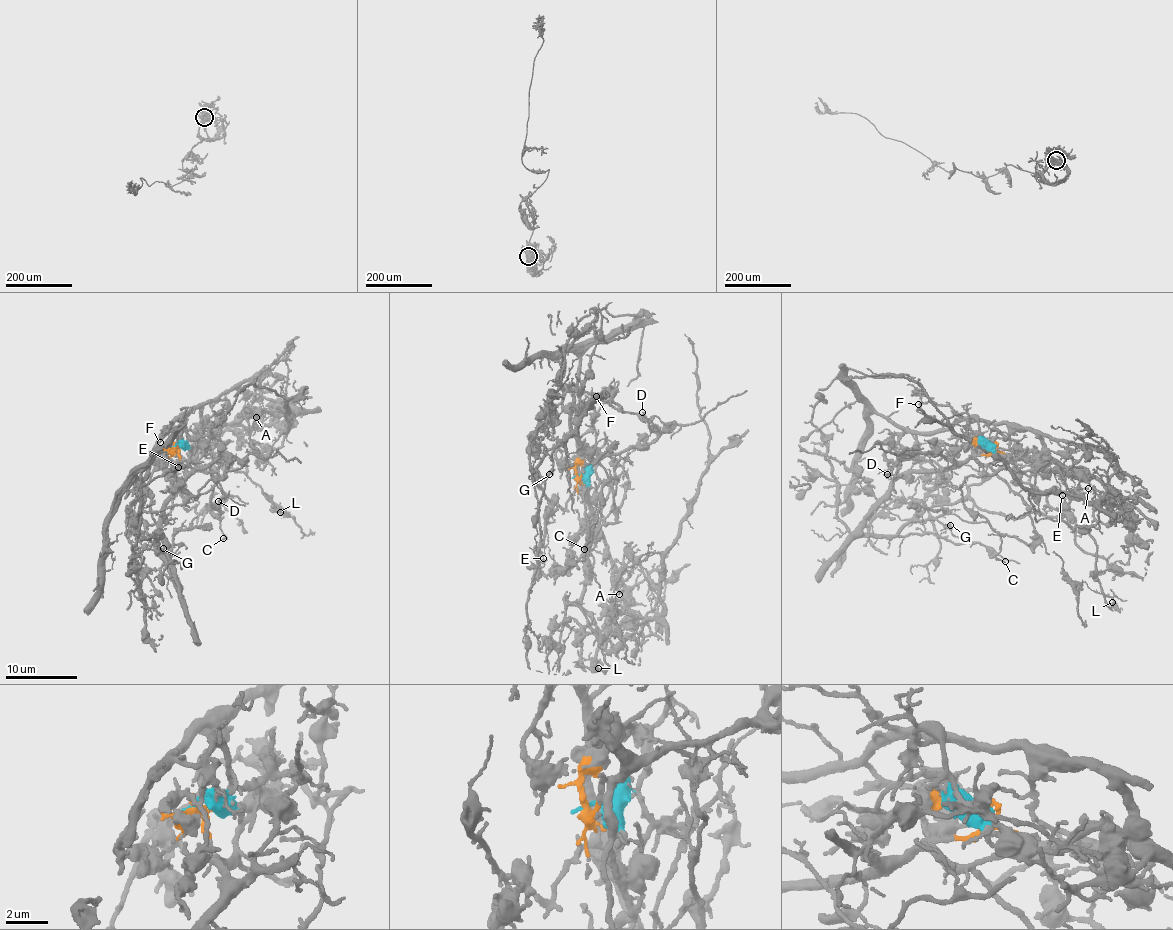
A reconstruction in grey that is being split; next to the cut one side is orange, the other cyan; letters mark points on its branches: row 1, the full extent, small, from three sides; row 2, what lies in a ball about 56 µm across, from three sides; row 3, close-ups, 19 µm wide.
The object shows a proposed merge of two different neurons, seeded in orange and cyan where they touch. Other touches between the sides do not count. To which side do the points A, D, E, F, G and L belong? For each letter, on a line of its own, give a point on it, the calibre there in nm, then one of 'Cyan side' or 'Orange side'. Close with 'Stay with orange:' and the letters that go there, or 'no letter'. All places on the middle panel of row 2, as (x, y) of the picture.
A: Place: (619, 594). Thickness 130 nm. Cyan side
D: Place: (642, 412). Thickness 140 nm. Cyan side
E: Place: (543, 558). Thickness 140 nm. Orange side
F: Place: (596, 396). Thickness 140 nm. Cyan side
G: Place: (549, 474). Thickness 100 nm. Orange side
L: Place: (598, 668). Thickness 160 nm. Cyan side
Stay with orange: E, G

